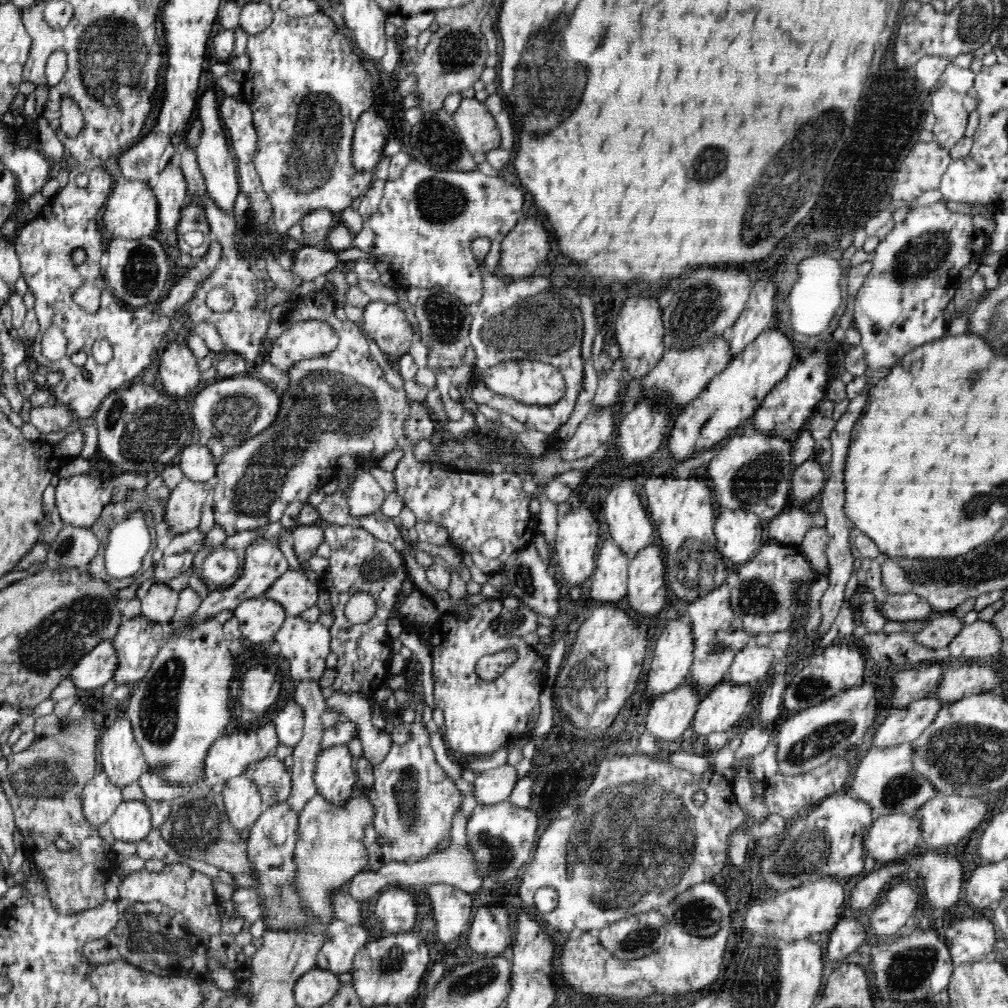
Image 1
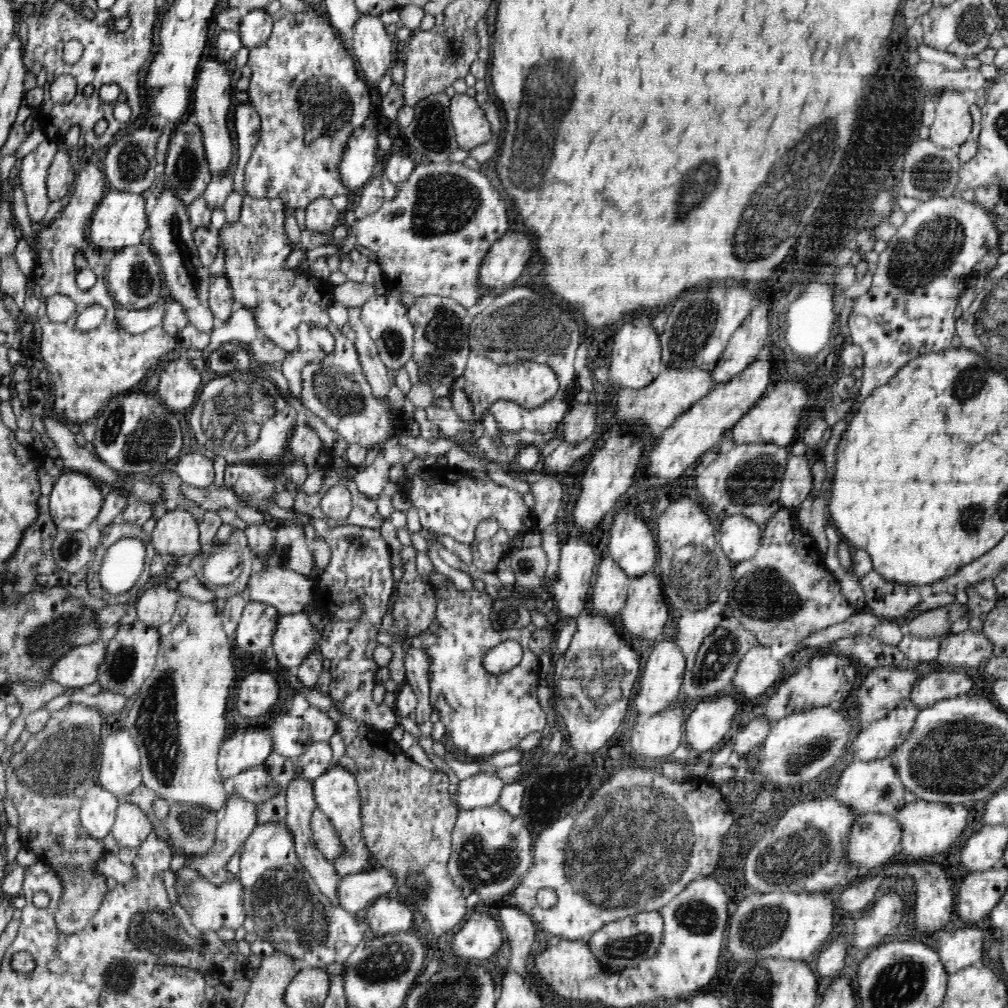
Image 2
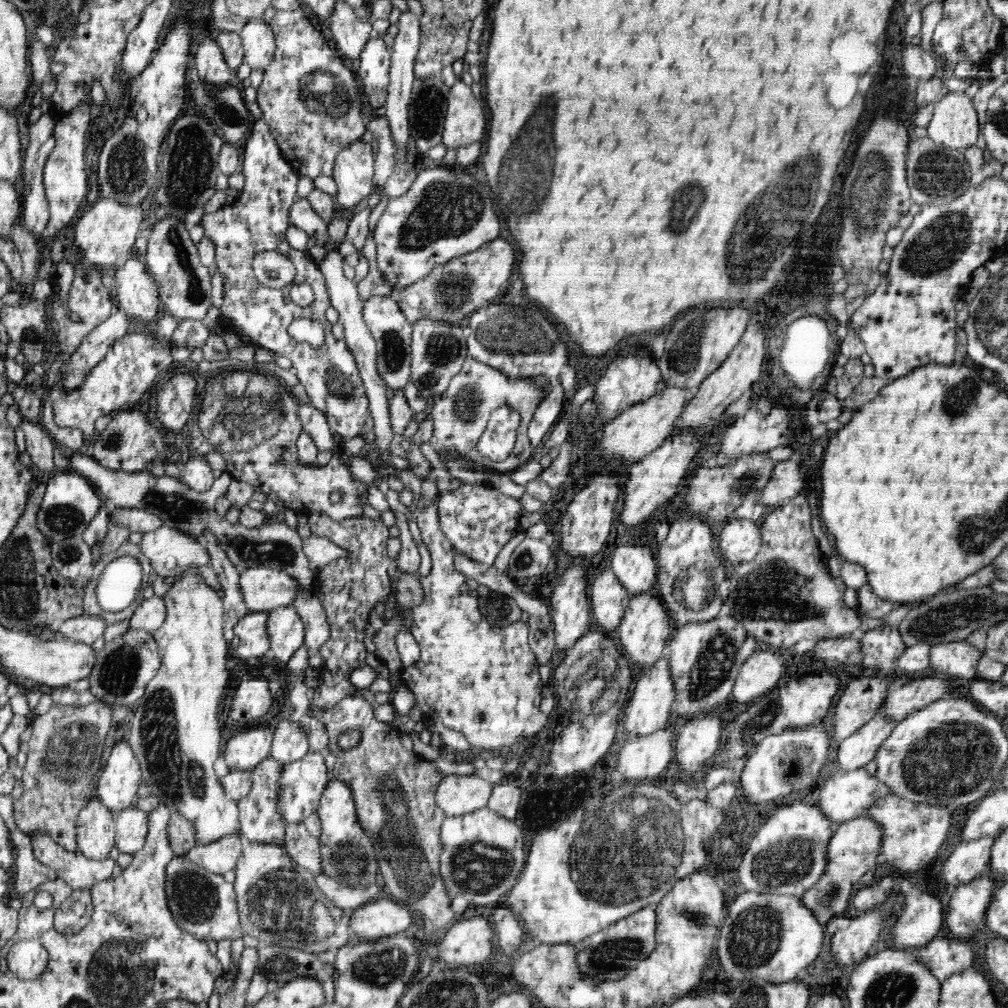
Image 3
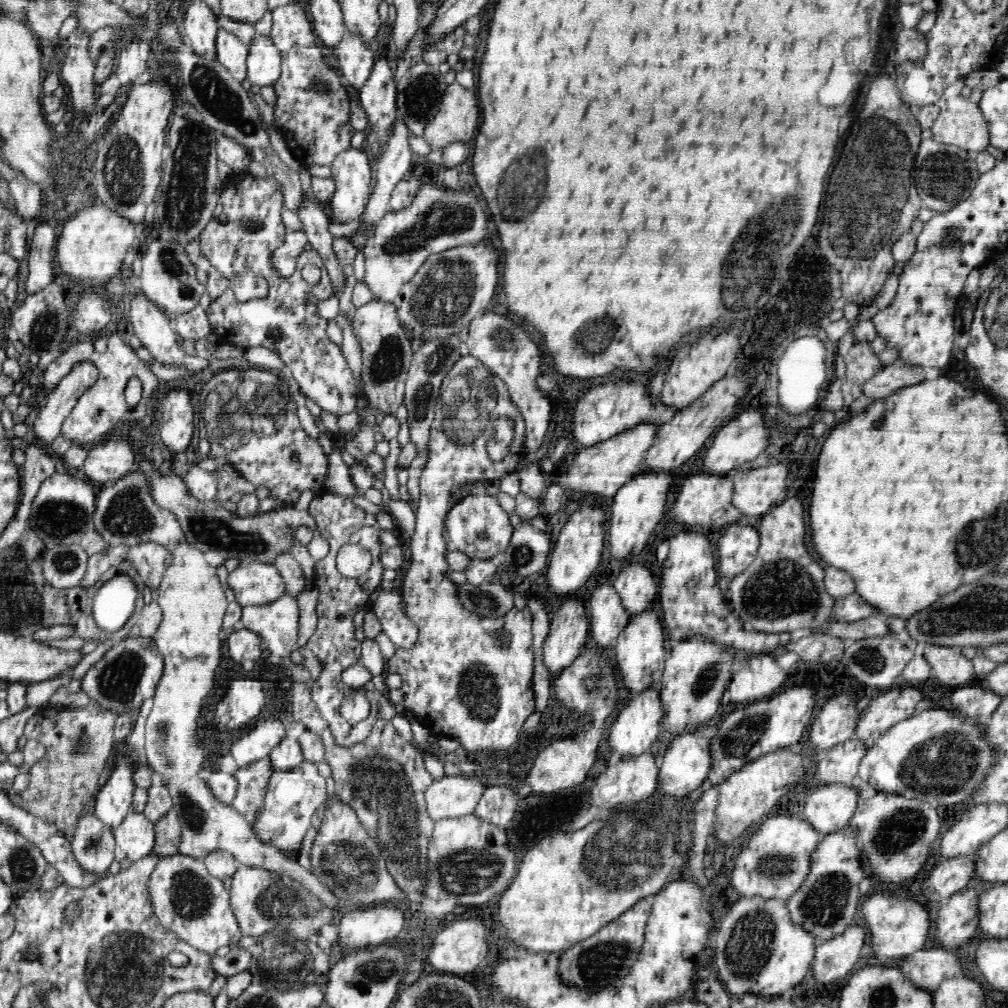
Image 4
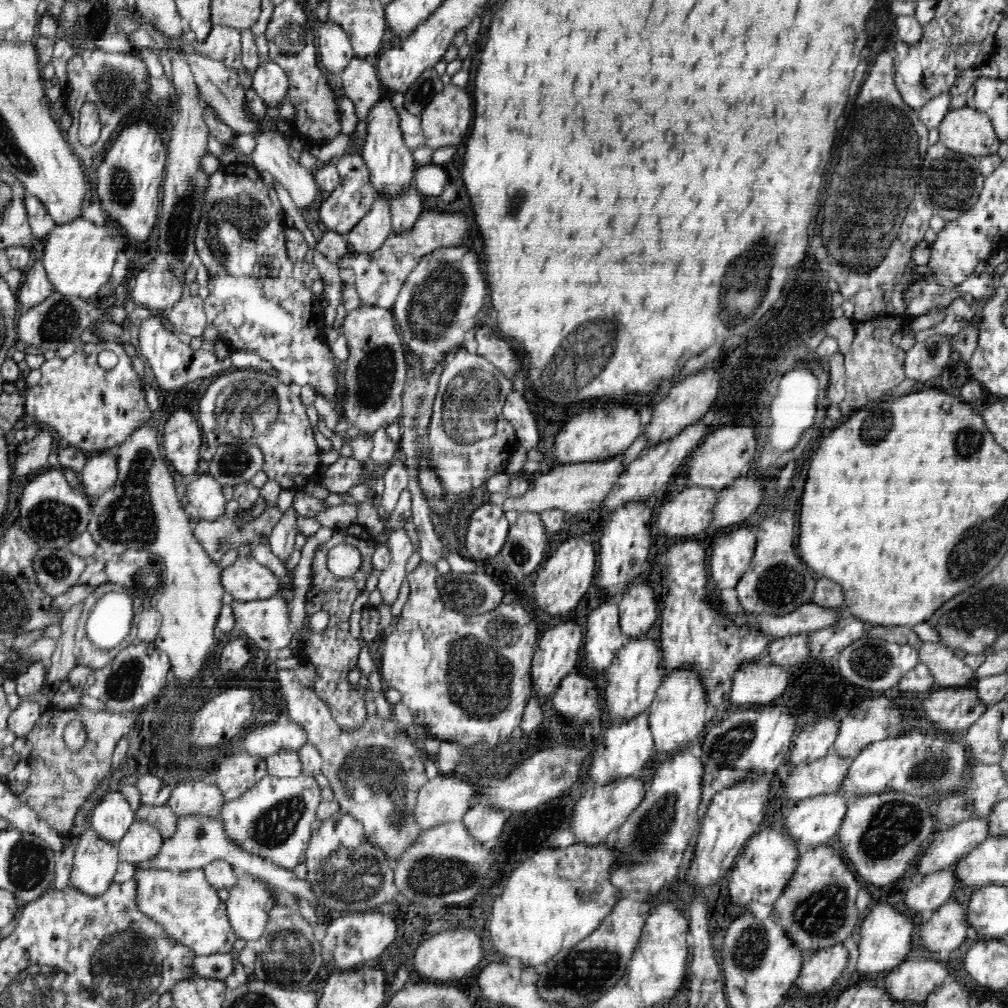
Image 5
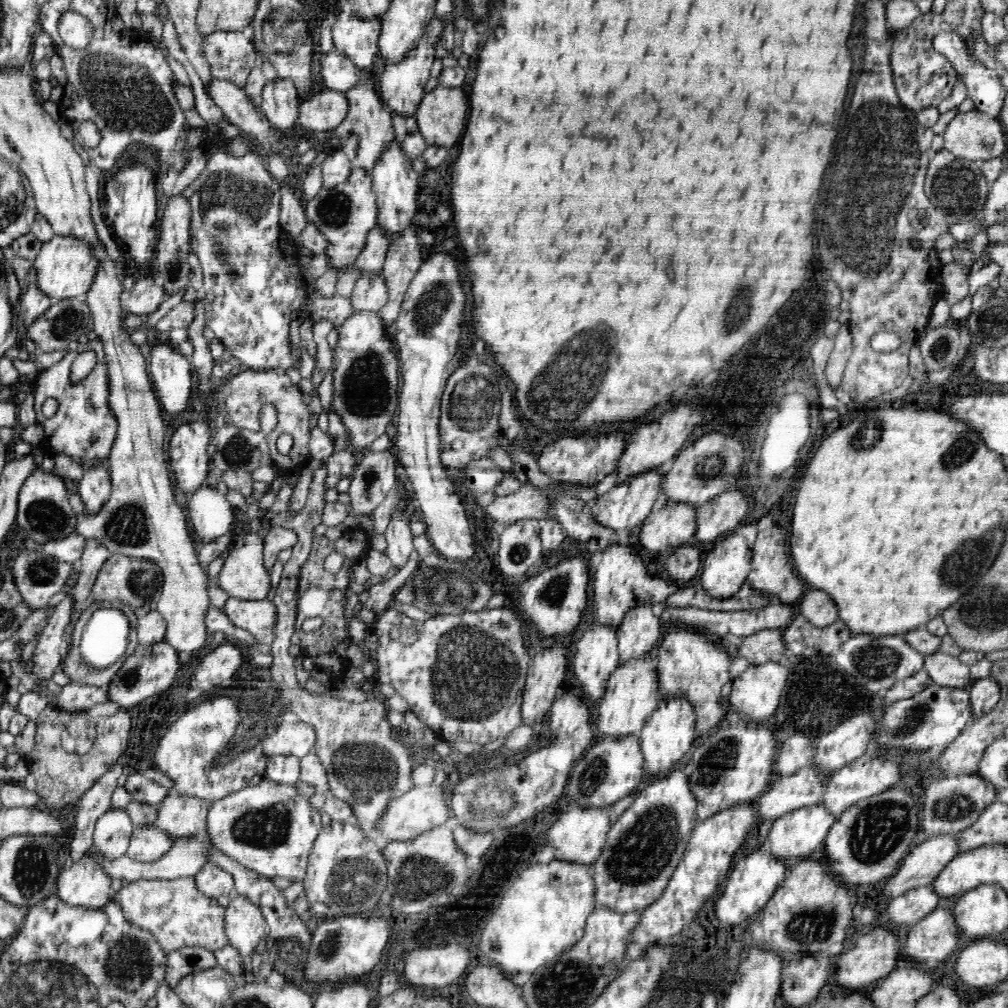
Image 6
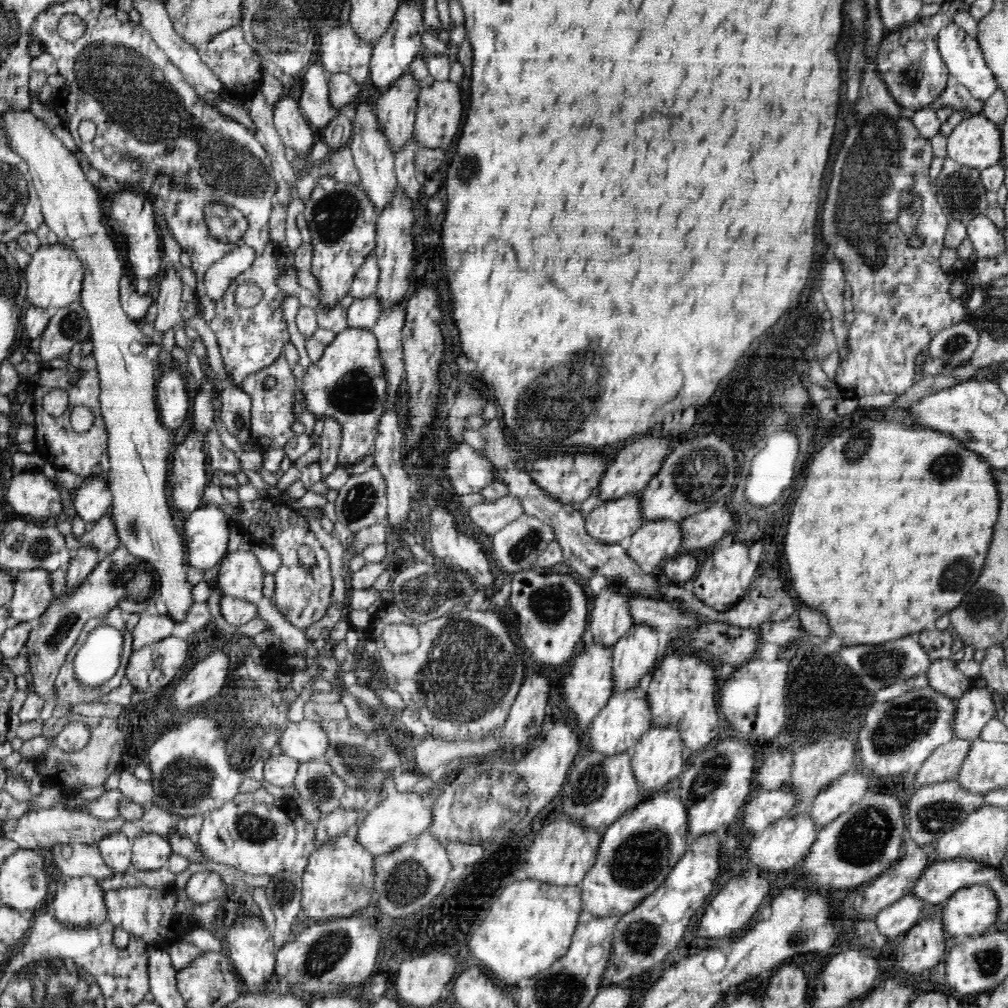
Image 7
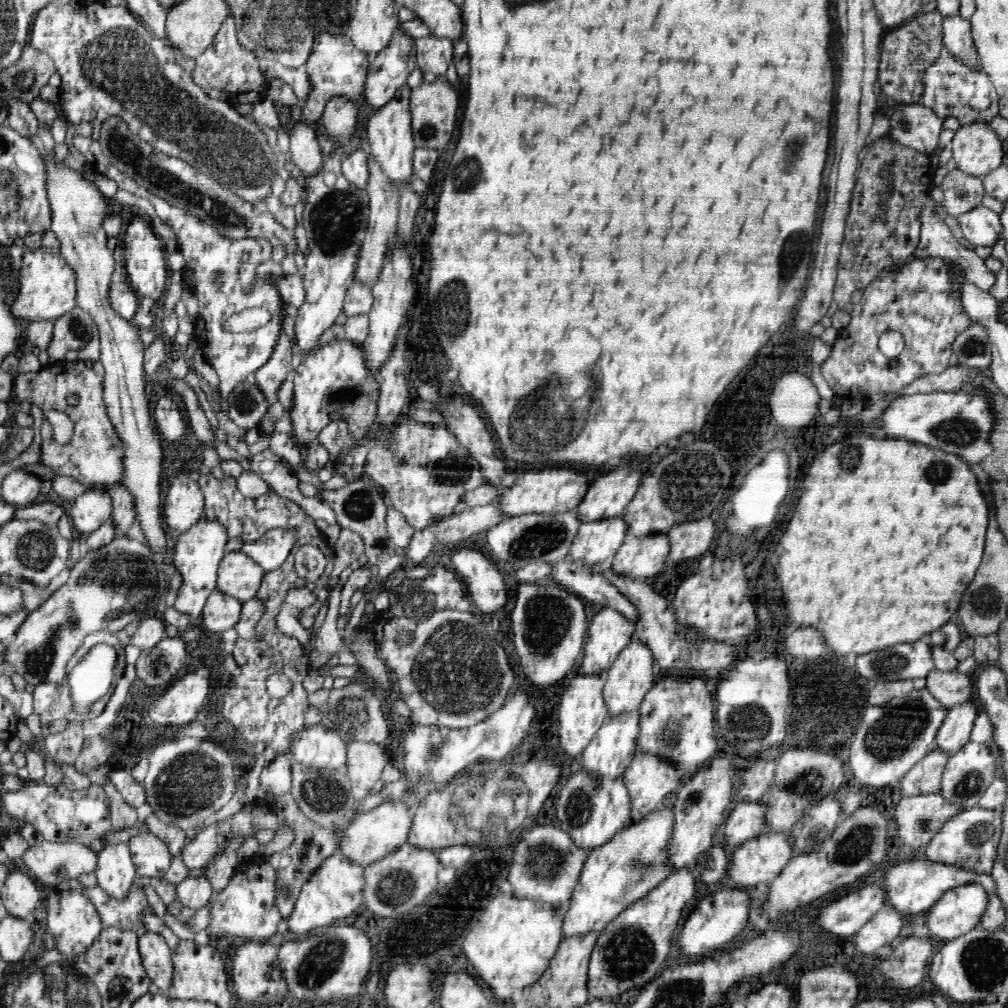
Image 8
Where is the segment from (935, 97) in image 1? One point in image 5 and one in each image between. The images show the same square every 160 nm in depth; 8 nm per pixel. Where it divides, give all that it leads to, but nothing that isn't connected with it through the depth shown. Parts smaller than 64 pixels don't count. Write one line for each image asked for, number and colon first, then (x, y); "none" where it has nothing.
2: (953, 121)
3: (954, 124)
4: (960, 123)
5: (965, 130)

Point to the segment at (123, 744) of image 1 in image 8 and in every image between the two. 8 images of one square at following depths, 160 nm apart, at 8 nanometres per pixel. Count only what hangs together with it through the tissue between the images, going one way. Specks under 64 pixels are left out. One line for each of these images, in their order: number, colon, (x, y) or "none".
2: (119, 770)
3: (121, 777)
4: (114, 802)
5: (112, 817)
6: (112, 832)
7: (116, 849)
8: (115, 871)

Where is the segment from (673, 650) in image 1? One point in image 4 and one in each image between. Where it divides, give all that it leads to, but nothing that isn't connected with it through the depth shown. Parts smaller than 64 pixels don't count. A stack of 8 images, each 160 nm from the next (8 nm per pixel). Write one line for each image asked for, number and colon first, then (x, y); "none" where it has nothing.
2: (659, 689)
3: (649, 710)
4: (637, 725)

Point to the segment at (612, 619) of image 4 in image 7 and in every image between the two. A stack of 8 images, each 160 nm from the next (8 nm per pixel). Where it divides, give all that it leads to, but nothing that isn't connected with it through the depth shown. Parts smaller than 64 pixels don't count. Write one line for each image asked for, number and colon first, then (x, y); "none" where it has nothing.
5: (604, 639)
6: (596, 659)
7: (589, 685)

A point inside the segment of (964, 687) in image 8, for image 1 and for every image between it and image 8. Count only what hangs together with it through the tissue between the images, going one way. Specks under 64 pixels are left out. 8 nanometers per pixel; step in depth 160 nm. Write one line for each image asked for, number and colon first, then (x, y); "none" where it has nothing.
1: (978, 641)
2: (967, 649)
3: (952, 659)
4: (948, 664)
5: (948, 670)
6: (945, 670)
7: (943, 675)

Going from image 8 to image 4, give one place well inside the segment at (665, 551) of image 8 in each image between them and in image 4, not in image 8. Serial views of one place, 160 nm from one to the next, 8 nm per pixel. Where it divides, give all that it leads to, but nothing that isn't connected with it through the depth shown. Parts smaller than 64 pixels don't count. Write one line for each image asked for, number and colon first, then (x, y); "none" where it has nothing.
4: (703, 500)
5: (689, 511)
6: (671, 525)
7: (654, 541)

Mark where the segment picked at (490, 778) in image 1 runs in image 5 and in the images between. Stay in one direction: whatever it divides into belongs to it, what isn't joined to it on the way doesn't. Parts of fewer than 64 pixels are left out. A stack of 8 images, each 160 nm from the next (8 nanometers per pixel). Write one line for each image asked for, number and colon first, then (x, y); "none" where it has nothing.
2: (481, 790)
3: (456, 796)
4: (449, 797)
5: (443, 799)

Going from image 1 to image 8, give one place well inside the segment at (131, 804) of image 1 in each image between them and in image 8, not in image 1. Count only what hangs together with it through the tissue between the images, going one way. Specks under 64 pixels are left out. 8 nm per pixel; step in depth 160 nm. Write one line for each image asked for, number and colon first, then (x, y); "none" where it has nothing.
2: (131, 827)
3: (131, 824)
4: (135, 836)
5: (142, 841)
6: (147, 843)
7: (150, 851)
8: (151, 857)

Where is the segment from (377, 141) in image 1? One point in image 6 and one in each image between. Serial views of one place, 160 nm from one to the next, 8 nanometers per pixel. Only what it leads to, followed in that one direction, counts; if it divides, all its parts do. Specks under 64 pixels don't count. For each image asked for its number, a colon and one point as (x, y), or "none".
2: (358, 163)
3: (353, 170)
4: (352, 173)
5: (350, 202)
6: (344, 214)

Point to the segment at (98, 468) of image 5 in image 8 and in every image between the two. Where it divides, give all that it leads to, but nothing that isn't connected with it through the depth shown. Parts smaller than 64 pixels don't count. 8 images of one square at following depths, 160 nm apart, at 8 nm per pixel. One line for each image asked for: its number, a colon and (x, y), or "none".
6: (94, 488)
7: (92, 500)
8: (87, 512)

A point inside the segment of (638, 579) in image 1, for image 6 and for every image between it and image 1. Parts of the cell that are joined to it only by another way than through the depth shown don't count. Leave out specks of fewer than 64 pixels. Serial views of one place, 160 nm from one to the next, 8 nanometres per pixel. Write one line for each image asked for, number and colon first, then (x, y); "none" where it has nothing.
2: (645, 613)
3: (646, 627)
4: (642, 648)
5: (632, 681)
6: (630, 698)

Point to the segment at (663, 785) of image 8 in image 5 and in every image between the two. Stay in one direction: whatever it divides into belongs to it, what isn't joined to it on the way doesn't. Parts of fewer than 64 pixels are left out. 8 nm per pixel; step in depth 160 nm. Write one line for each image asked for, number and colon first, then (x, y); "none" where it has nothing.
5: (677, 717)
6: (667, 736)
7: (657, 758)

